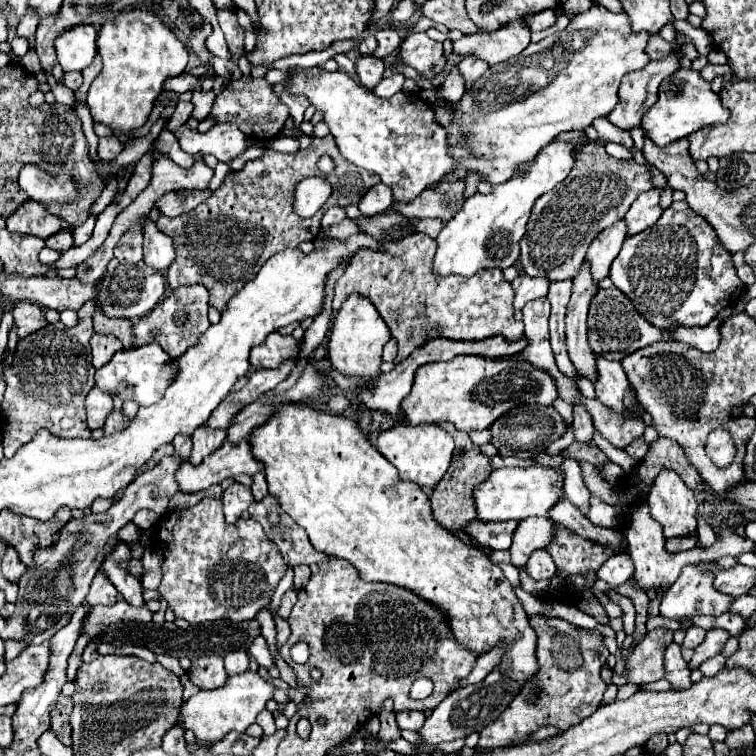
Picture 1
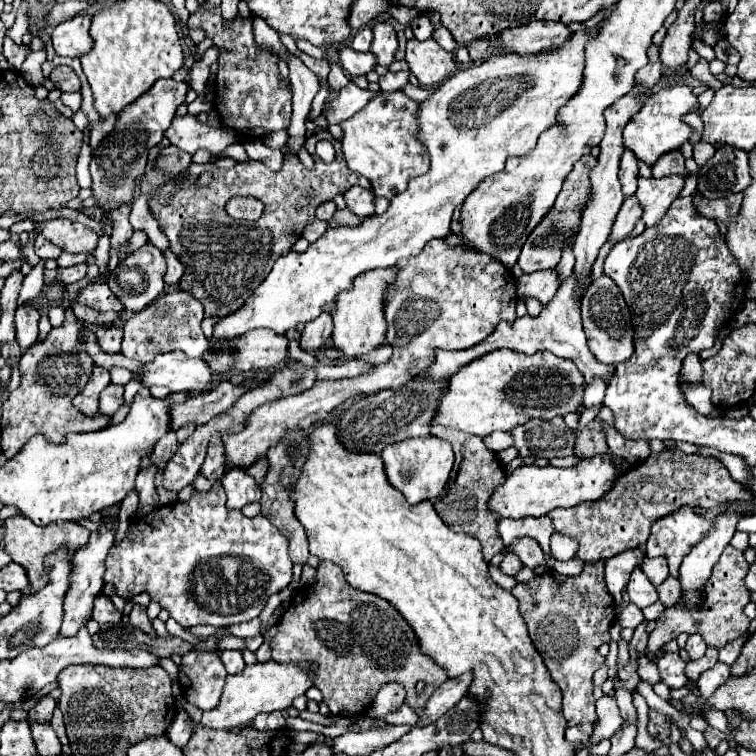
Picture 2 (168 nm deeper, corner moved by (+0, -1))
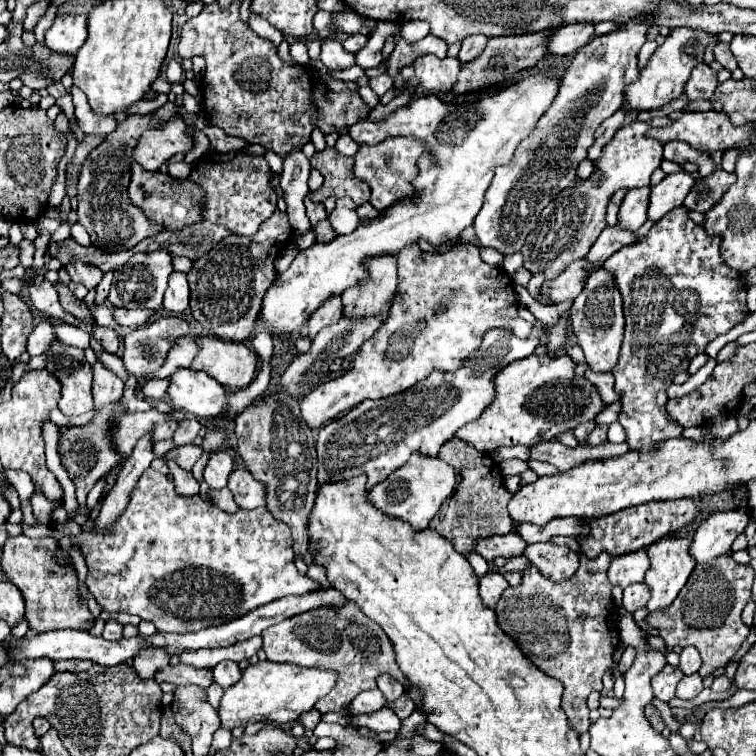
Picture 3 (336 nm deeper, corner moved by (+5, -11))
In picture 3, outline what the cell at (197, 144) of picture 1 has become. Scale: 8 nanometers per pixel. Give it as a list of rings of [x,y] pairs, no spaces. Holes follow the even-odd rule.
[[[174,115],[162,129],[150,129],[142,133],[142,139],[134,147],[134,161],[146,171],[160,169],[176,153],[190,151],[192,137],[186,135],[186,123],[180,115]]]

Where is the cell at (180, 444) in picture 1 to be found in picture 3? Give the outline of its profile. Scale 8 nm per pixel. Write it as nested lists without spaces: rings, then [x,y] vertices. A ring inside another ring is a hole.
[[[188,417],[188,419],[178,423],[178,427],[174,431],[174,443],[176,445],[188,445],[198,435],[198,431],[200,431],[198,419],[196,417]]]

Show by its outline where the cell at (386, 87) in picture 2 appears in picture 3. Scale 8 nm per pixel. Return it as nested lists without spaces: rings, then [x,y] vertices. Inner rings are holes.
[[[388,73],[378,75],[378,77],[372,77],[372,79],[370,79],[370,87],[372,87],[372,91],[374,91],[378,97],[382,97],[388,89],[392,89],[392,77],[390,77]]]

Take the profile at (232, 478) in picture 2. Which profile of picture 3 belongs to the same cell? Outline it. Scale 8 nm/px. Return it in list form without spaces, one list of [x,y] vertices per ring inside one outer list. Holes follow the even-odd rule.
[[[248,469],[232,471],[228,479],[228,489],[242,509],[256,509],[266,505],[266,485],[258,483]]]

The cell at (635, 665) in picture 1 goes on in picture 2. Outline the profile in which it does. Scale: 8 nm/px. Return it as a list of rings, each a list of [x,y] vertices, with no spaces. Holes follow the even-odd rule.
[[[731,545],[721,553],[711,579],[707,581],[707,585],[703,587],[705,591],[705,603],[699,611],[687,611],[683,607],[679,607],[677,603],[673,607],[667,607],[663,611],[663,615],[657,621],[657,627],[651,631],[649,635],[649,643],[647,643],[647,651],[655,653],[655,657],[661,653],[663,645],[669,643],[671,639],[677,639],[679,633],[699,633],[707,645],[721,649],[727,641],[739,637],[741,633],[747,631],[749,627],[749,619],[743,615],[743,607],[749,603],[749,591],[743,585],[743,577],[749,571],[749,563],[745,561],[743,551],[733,549]]]

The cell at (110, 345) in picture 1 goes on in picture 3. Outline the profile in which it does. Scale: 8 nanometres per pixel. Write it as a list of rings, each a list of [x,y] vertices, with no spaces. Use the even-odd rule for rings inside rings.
[[[96,327],[94,335],[96,335],[96,339],[102,341],[106,351],[110,351],[110,353],[118,351],[118,337],[116,337],[114,329],[110,329],[110,327]]]

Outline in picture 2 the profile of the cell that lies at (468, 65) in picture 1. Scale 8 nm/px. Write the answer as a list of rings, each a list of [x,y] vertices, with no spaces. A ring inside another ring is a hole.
[[[479,39],[479,41],[475,41],[473,45],[469,45],[469,55],[471,55],[471,59],[473,59],[473,61],[481,61],[481,59],[485,57],[485,53],[487,53],[487,47],[489,47],[489,43],[487,43],[485,39]]]

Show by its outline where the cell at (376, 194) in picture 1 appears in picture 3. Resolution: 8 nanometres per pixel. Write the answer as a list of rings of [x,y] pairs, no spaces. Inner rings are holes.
[[[346,197],[336,199],[336,207],[328,215],[328,221],[330,221],[332,229],[336,231],[336,235],[340,235],[340,233],[352,233],[358,227],[356,205],[352,203],[352,199],[346,199]]]

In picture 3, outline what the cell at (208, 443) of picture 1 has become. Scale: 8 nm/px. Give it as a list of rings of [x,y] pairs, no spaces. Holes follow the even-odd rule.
[[[216,451],[210,455],[208,465],[204,469],[204,481],[212,487],[212,489],[224,489],[228,483],[228,475],[234,469],[234,461],[228,453],[224,451]]]

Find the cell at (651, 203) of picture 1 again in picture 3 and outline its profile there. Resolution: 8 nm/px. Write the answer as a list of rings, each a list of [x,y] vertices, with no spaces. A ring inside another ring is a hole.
[[[684,171],[666,175],[656,187],[652,187],[648,219],[658,221],[666,215],[666,211],[672,211],[672,207],[680,207],[690,189],[694,187],[694,183],[696,183],[694,177]]]

